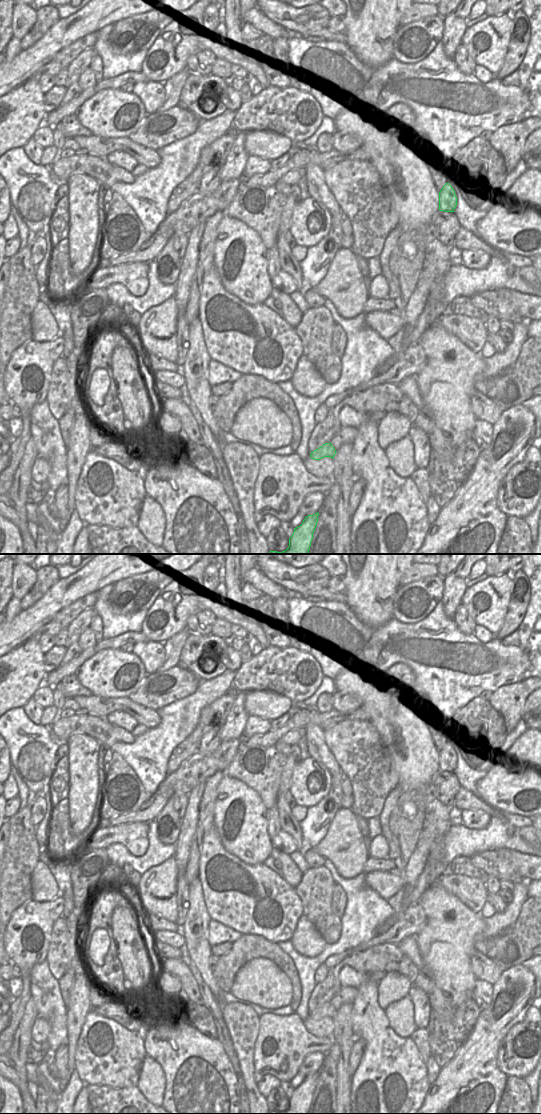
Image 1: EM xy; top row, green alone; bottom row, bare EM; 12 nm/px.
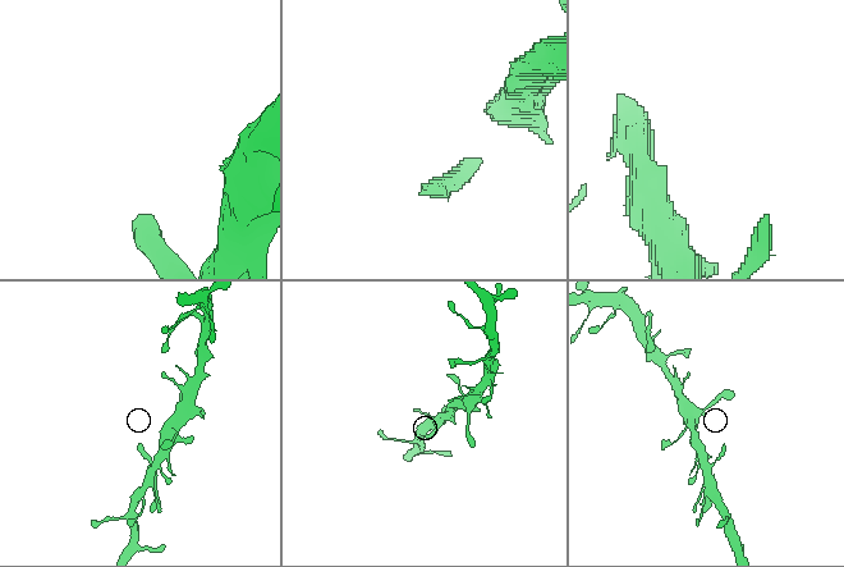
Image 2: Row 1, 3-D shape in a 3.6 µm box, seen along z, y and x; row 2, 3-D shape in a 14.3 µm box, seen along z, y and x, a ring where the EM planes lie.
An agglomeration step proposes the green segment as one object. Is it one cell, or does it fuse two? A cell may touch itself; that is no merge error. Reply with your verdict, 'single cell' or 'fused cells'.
single cell

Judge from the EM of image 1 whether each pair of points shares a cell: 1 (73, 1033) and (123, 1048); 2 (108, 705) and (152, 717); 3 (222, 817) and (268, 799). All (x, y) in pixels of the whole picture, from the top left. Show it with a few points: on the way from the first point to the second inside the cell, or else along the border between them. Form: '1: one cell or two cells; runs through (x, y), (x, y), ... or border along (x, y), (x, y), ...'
1: two cells; border along (88, 1013), (81, 1029), (74, 1058)
2: one cell; runs through (119, 705), (126, 705), (141, 714)
3: two cells; border along (246, 785), (257, 793), (267, 809)

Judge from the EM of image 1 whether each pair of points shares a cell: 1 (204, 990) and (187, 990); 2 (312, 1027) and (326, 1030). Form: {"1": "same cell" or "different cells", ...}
{"1": "different cells", "2": "same cell"}

